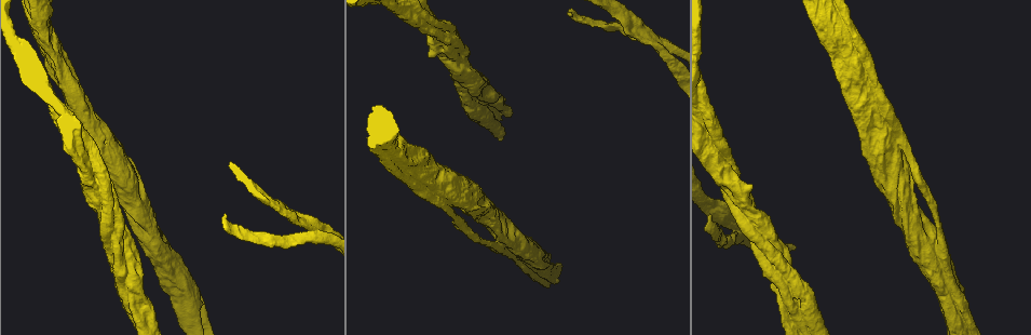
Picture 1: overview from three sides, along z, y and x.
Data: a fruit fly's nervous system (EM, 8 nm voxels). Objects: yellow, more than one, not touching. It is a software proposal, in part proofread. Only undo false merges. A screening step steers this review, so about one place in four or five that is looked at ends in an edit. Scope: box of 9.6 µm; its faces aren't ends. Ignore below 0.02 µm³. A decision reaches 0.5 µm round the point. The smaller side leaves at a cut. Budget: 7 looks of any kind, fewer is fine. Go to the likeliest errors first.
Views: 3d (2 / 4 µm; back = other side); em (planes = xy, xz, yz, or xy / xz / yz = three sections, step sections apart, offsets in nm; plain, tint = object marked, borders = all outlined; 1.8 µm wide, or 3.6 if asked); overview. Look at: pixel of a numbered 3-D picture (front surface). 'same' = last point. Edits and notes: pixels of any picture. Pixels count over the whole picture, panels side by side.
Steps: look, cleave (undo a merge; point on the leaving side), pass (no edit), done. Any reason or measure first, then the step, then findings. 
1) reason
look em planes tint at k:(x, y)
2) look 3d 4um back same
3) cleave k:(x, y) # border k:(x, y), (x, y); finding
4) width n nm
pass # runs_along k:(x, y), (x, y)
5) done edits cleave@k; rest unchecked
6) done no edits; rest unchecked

look em 3.6um planes borders at 1:(127, 282)

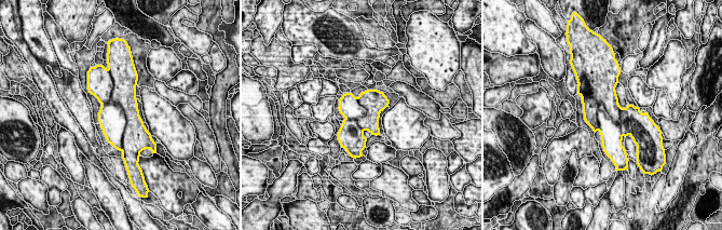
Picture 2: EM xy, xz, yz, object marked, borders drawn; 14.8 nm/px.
cleave 2:(124, 95) # part_leaving 2:(119, 81), (132, 112), (126, 143); a second cell is stuck on

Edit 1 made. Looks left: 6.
look em 3.6um xy step 8 borders at 1:(661, 46)

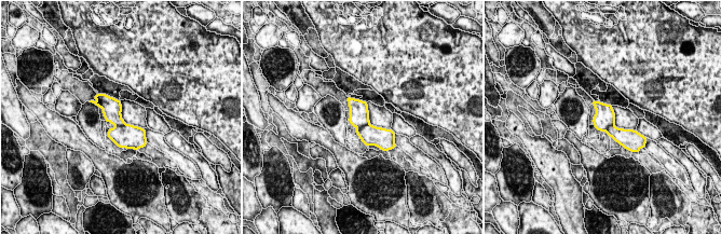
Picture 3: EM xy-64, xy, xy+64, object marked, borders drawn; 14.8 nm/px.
cleave 3:(370, 135) # two cells meet here

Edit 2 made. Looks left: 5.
three-way junction
look em 3.6um xz step 4 tint at 1:(499, 237)

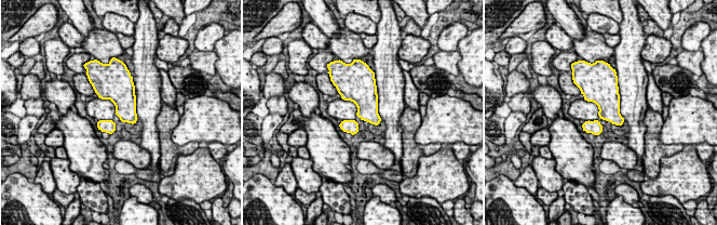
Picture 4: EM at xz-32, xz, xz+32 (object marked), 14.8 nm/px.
look em 3.6um planes tint same

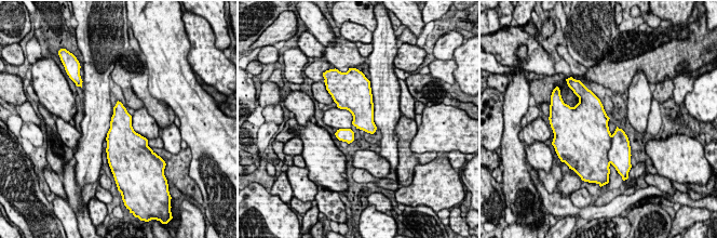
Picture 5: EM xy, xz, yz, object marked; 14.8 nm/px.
pass # continuous, no second cell

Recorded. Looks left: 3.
done edits cleave@2, cleave@3; rest unchecked

